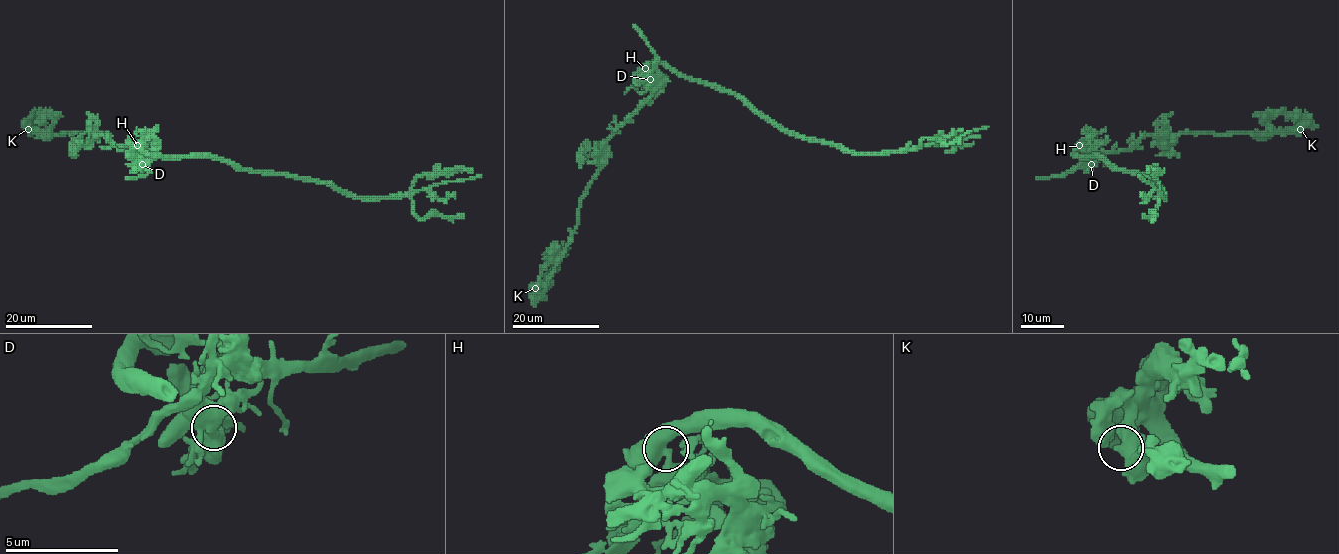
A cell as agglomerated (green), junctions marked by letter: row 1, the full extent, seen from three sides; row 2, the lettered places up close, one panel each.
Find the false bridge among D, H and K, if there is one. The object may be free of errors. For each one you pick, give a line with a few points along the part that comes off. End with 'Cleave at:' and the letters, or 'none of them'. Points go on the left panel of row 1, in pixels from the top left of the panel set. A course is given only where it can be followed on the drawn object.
H: course (137, 145), (148, 152), (160, 155), (226, 159), (245, 169), (331, 184), (357, 196), (398, 196), (480, 175)
Cleave at: H

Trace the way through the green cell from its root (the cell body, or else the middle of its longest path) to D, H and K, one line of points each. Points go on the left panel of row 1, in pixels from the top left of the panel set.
D: (161, 157), (147, 155), (141, 148), (142, 164)
H: (161, 157), (147, 155), (137, 145)
K: (161, 157), (147, 155), (141, 149), (148, 148), (148, 152), (121, 149), (103, 135), (50, 134), (28, 129)

